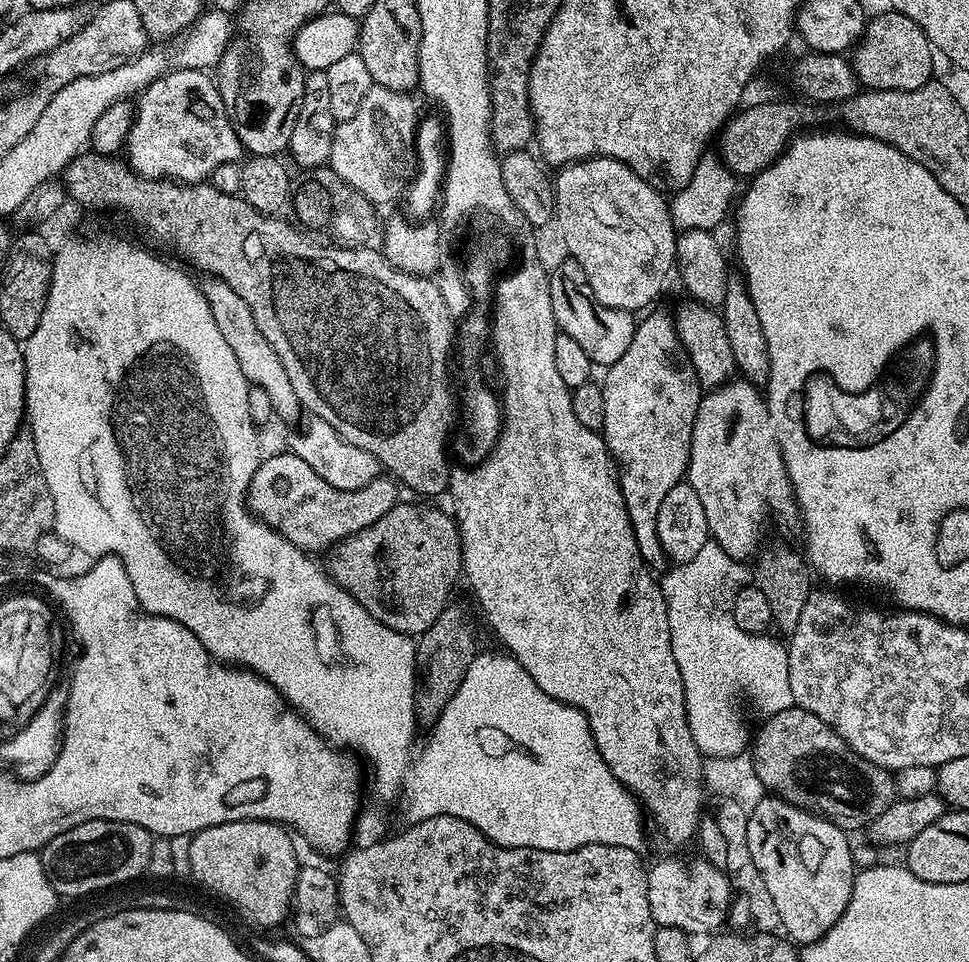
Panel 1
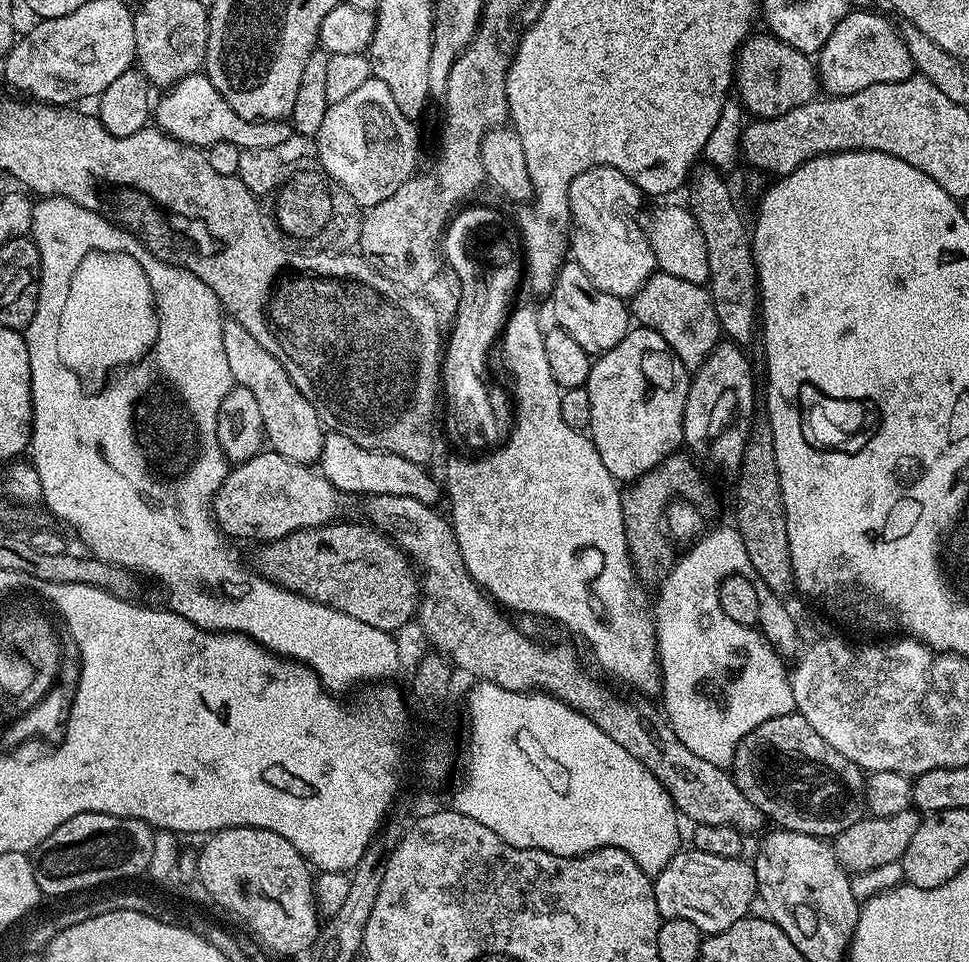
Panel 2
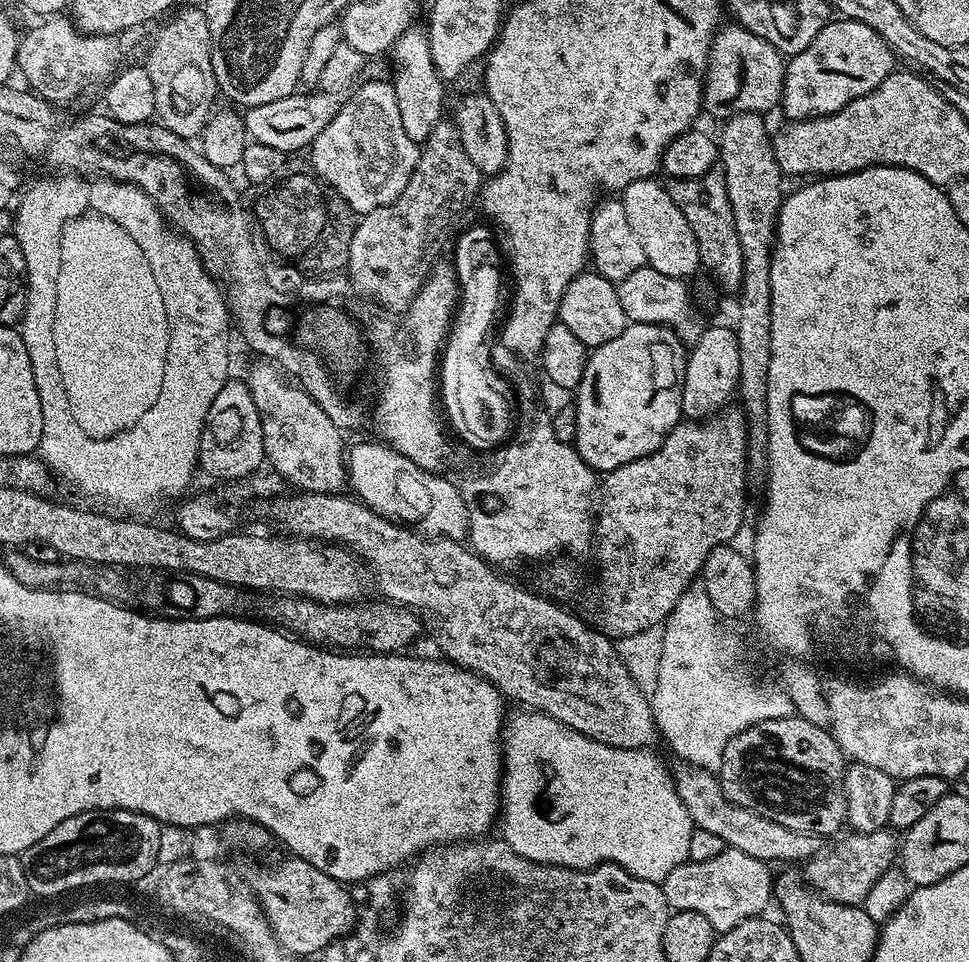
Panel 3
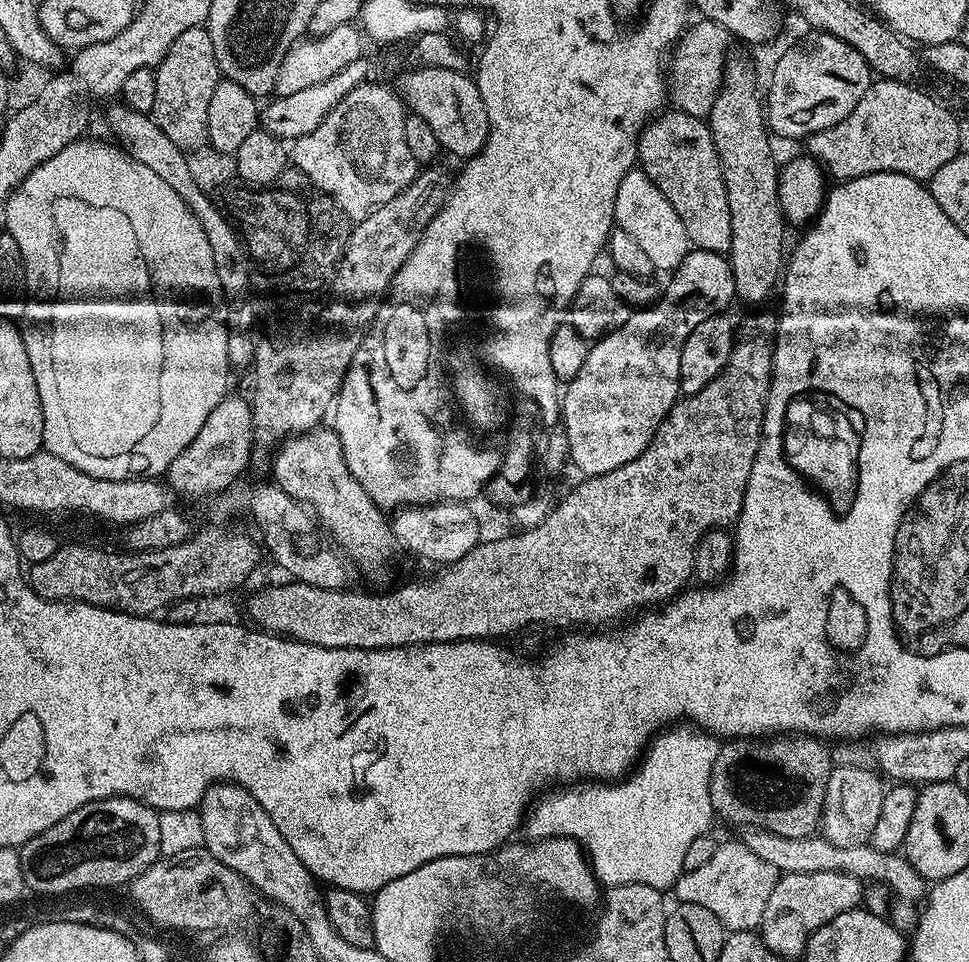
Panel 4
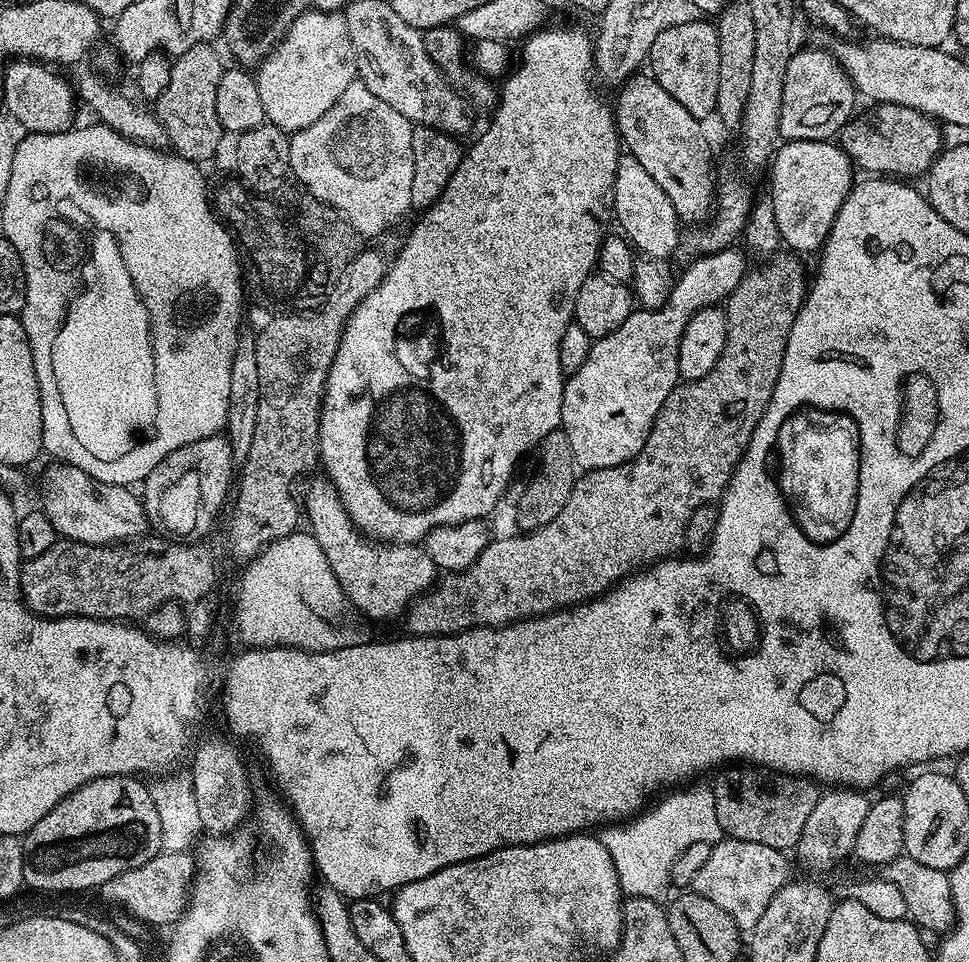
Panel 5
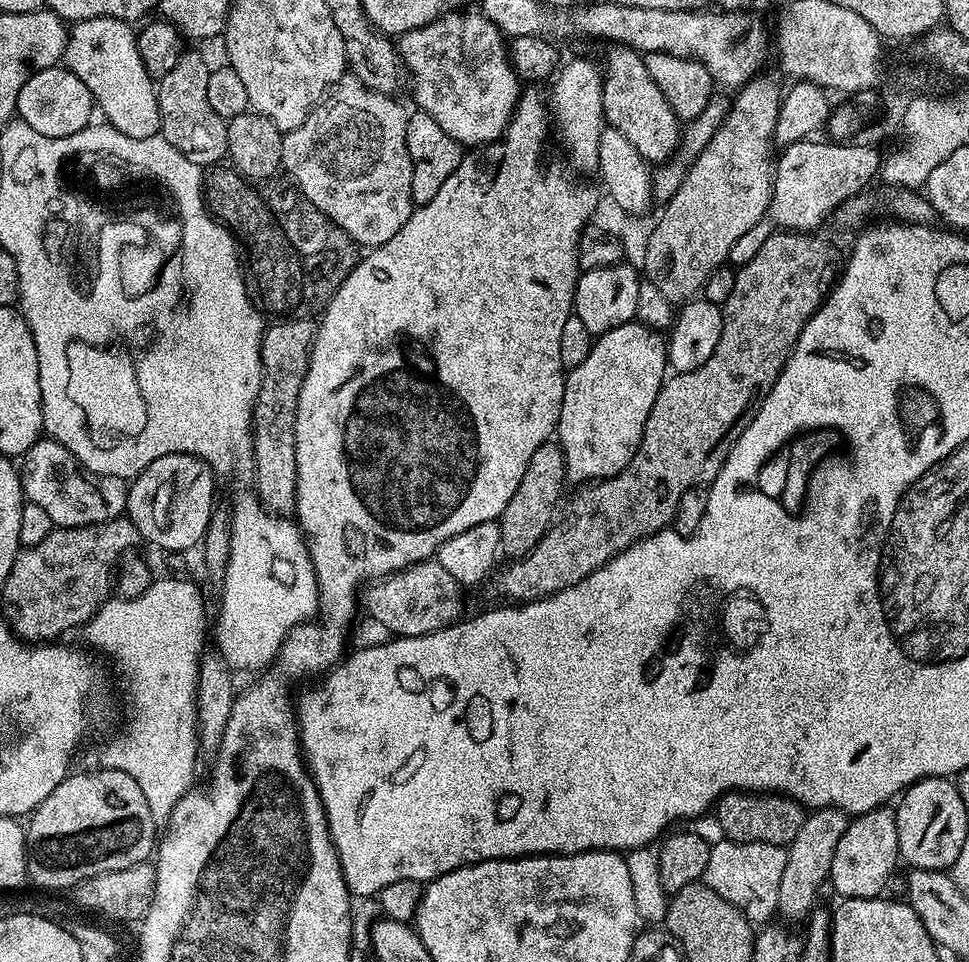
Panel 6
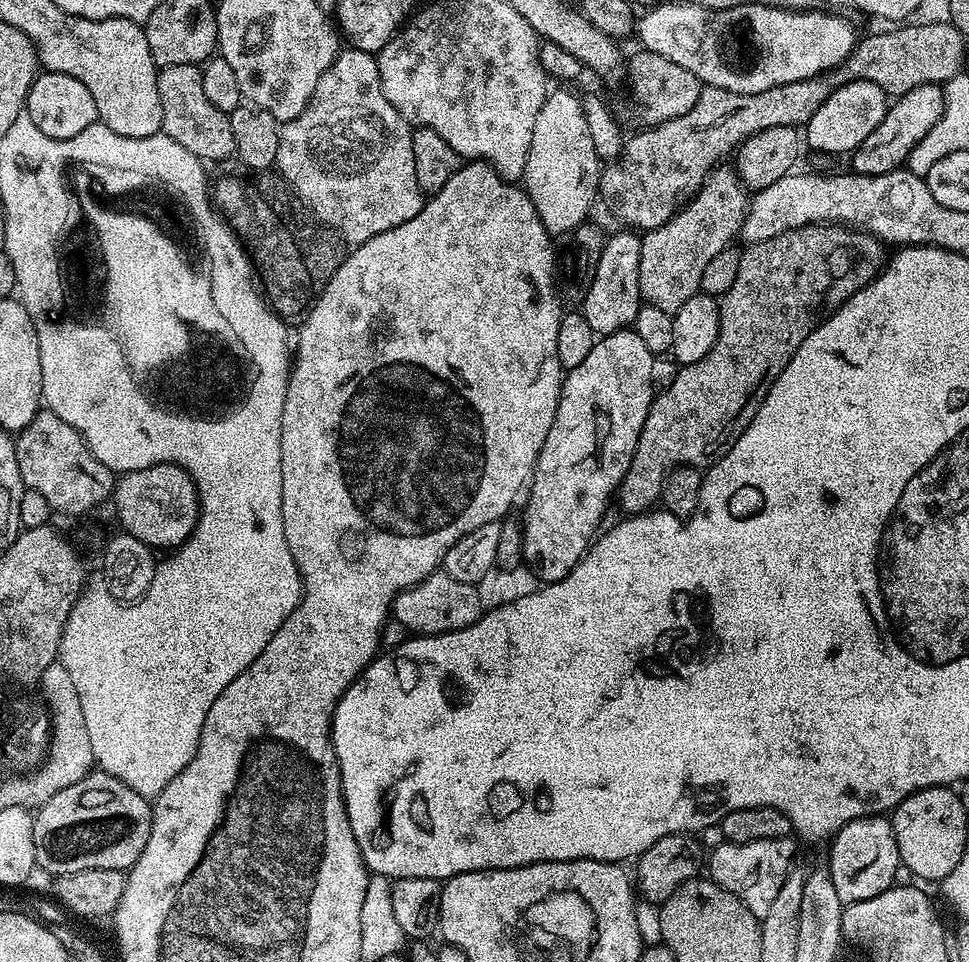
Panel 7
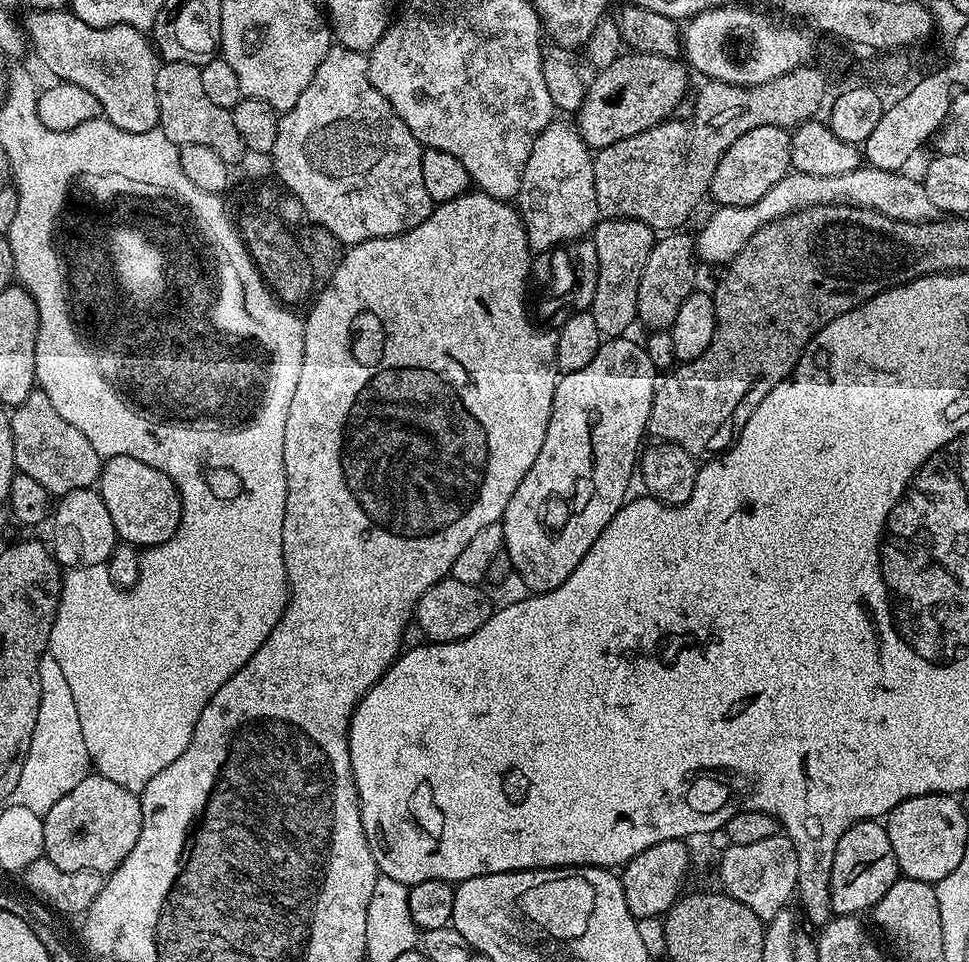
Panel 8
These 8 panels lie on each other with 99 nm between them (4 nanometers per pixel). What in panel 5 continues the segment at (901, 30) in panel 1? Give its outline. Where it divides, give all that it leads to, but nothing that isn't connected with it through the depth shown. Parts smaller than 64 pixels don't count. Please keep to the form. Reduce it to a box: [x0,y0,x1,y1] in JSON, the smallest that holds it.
[780,48,857,141]

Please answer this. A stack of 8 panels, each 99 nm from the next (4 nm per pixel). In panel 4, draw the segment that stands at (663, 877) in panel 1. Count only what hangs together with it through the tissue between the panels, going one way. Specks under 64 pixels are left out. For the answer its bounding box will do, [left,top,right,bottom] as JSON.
[674,839,777,933]

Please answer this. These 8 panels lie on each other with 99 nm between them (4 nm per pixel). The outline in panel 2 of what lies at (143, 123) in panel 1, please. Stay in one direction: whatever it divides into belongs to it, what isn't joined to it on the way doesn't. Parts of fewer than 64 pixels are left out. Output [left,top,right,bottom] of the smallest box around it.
[154,74,290,150]

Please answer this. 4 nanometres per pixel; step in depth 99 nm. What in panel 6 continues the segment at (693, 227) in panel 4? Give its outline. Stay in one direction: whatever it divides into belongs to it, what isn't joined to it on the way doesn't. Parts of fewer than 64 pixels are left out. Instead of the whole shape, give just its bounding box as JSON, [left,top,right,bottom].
[602,46,682,162]

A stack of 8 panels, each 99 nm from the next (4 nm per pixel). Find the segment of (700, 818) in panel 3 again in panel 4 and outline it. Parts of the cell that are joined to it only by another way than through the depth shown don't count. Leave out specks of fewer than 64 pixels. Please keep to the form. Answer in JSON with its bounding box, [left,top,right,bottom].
[742,827,926,901]

